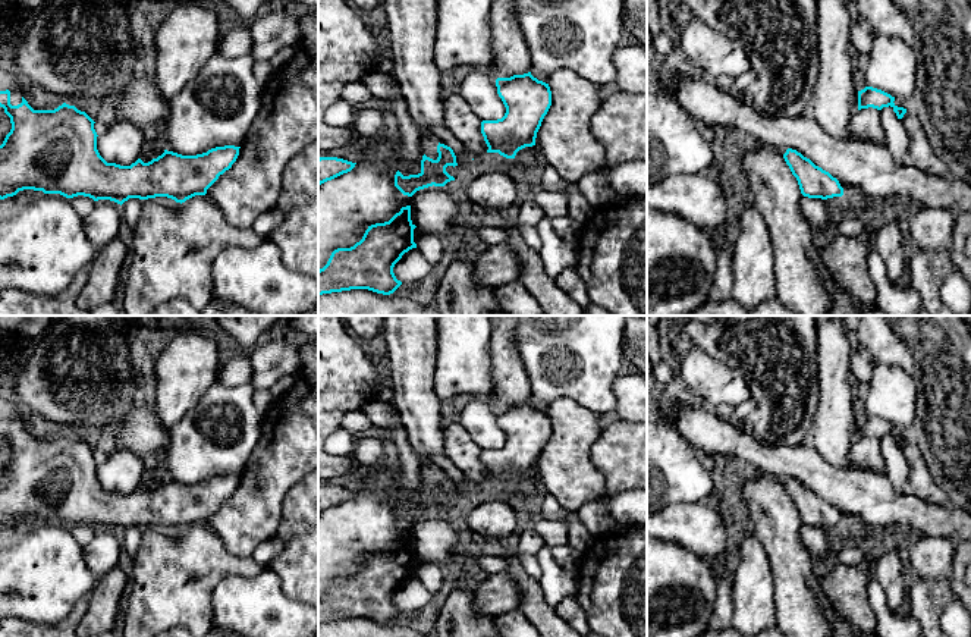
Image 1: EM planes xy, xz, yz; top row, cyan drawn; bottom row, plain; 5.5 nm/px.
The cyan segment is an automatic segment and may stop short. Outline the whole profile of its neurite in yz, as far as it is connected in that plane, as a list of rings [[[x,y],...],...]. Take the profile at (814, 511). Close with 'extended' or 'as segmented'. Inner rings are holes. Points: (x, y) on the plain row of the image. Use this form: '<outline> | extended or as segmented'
[[[788,477],[783,487],[796,506],[804,525],[827,528],[843,524],[843,517],[836,506],[796,478]]] | as segmented

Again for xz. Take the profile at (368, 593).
[[[411,534],[402,536],[389,550],[368,555],[362,568],[351,577],[337,577],[331,581],[327,593],[318,599],[318,624],[351,618],[368,618],[390,624],[402,611],[393,602],[395,593],[405,581],[417,577],[411,549]]] | as segmented

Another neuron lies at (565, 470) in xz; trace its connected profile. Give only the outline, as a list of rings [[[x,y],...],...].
[[[574,399],[550,405],[552,434],[537,461],[535,476],[543,495],[552,495],[572,515],[606,492],[606,480],[596,470],[590,449],[603,430],[596,412]]]

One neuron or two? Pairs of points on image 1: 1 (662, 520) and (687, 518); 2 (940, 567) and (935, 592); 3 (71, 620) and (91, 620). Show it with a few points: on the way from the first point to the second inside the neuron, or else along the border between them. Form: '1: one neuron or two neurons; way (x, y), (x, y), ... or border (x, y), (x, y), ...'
1: one neuron; way (668, 520), (681, 520)
2: two neurons; border (914, 576), (939, 577), (949, 581)
3: two neurons; border (87, 598), (87, 611), (79, 621)

